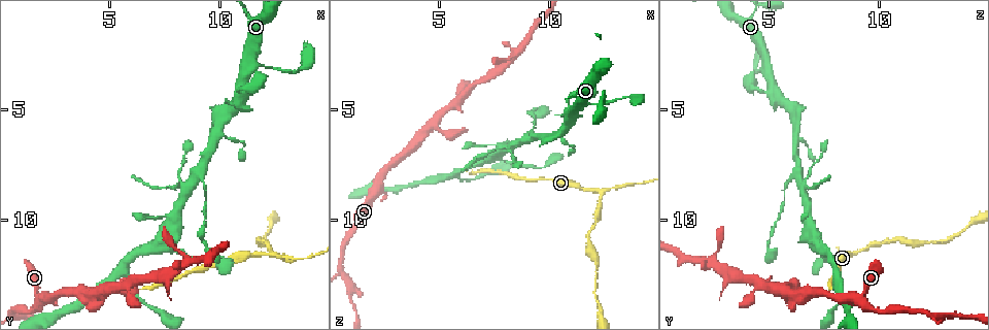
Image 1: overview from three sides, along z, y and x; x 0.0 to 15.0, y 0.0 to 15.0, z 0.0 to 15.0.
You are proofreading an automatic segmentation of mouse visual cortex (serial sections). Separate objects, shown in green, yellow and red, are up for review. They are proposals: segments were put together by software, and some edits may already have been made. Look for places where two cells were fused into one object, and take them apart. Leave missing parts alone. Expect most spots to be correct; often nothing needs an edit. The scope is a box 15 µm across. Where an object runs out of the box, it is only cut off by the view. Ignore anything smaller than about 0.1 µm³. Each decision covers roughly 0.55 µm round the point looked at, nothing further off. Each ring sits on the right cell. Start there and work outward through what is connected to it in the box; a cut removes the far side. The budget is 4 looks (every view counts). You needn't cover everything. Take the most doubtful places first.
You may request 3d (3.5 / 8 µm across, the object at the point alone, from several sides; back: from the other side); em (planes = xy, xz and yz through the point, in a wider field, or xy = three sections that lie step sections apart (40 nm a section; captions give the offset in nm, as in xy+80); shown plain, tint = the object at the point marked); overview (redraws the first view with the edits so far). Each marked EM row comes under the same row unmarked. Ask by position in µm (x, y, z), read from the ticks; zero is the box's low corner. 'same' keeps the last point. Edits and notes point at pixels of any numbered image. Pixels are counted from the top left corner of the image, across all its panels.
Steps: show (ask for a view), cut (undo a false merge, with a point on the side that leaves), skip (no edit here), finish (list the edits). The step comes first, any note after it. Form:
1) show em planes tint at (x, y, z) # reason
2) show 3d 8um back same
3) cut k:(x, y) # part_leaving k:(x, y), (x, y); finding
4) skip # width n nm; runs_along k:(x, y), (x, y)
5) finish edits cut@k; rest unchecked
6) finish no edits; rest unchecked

show 3d 3.5um at (12.1, 3.0, 4.7)

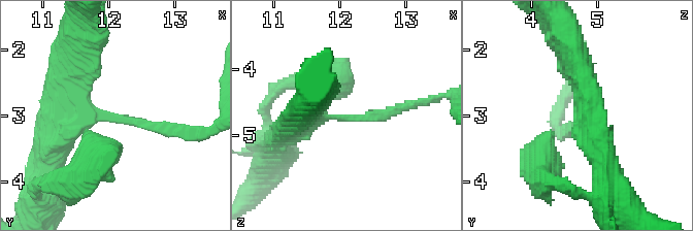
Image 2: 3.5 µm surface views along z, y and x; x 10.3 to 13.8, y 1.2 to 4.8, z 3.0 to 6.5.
skip # runs_along 2:(66, 77), (85, 116), (173, 128); one cell here

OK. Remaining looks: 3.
show 3d 3.5um back at (5.5, 12.1, 8.0)

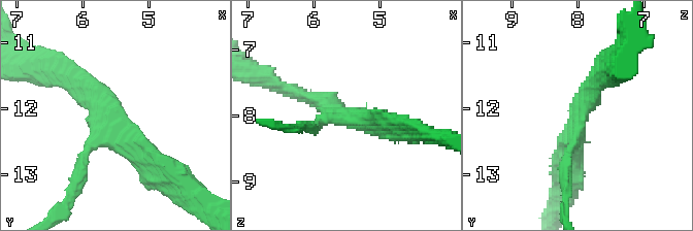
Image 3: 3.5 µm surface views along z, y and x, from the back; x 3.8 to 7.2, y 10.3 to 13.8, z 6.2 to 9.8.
show em xy step 3 tint at (5.60, 12.15, 7.95) # arms 3; arm_widths 150, 200, 250 nm; need the tissue

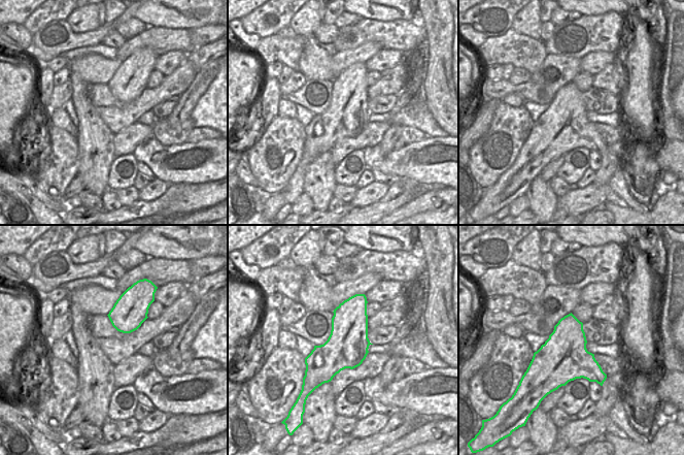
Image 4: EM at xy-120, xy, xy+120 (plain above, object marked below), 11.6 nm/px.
skip # runs_along 3:(62, 75), (77, 78), (160, 167); one cell here

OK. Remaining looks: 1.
finish no edits; rest unchecked

